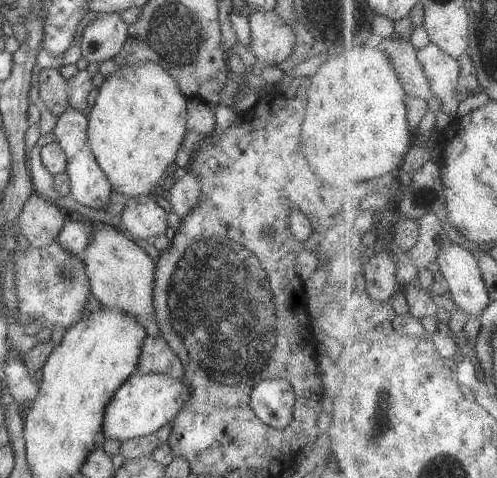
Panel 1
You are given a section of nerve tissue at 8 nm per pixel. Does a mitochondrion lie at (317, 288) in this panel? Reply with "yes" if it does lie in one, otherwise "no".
no

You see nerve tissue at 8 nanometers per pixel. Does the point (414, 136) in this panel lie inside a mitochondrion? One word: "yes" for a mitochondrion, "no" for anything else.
no

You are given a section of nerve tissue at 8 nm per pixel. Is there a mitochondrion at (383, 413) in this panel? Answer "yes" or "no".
yes

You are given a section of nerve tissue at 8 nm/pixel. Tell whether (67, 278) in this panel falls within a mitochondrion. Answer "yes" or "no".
yes

